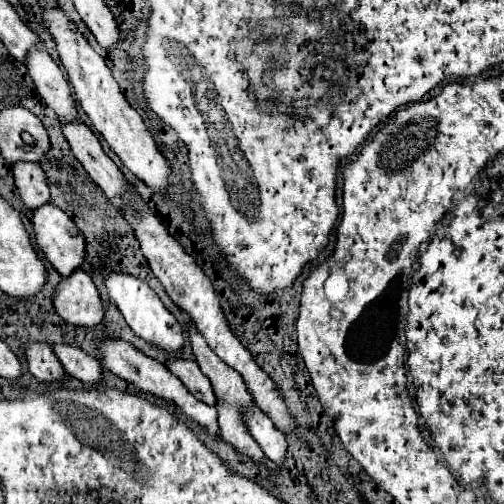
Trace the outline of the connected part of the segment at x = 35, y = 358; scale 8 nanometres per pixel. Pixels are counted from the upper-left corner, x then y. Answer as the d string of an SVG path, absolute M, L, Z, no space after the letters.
M28 343L26 345L26 357L28 357L28 369L30 373L44 381L62 381L66 377L66 371L62 367L62 363L58 361L58 357L54 355L52 347L46 343Z

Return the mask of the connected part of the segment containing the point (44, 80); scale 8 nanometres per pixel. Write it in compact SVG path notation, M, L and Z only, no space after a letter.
M40 47L32 49L26 67L36 83L38 93L42 95L46 105L56 111L60 121L80 119L64 71L60 71L60 67L46 51L42 51Z

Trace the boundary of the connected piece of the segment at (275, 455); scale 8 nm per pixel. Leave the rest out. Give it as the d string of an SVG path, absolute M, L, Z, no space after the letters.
M254 405L248 407L244 421L248 425L248 433L258 441L264 455L270 461L274 461L276 465L284 465L286 449L288 449L286 435L278 433L278 429L274 429L274 423L262 411L258 411L258 407L254 407Z

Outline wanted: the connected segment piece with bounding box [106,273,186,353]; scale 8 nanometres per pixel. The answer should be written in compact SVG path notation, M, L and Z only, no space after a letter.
M110 273L106 279L106 287L108 287L108 295L110 299L116 303L116 307L120 309L122 317L126 319L128 327L142 337L146 343L166 351L166 353L178 353L184 349L184 335L182 335L182 327L176 321L176 317L164 307L164 303L158 299L158 295L140 279L130 277L126 273Z

